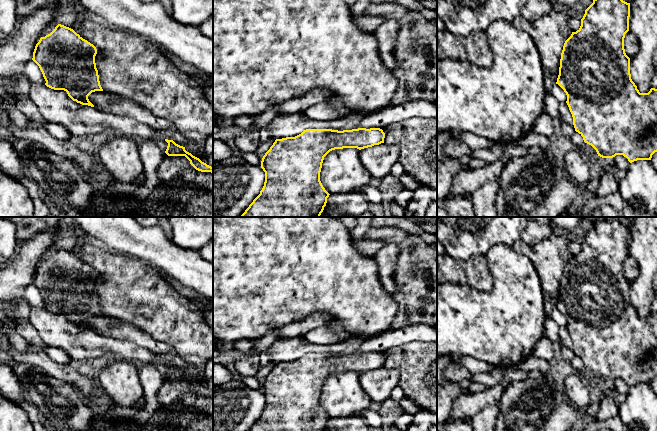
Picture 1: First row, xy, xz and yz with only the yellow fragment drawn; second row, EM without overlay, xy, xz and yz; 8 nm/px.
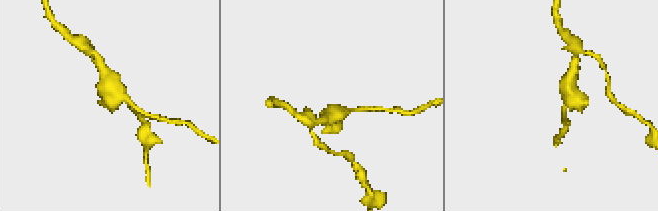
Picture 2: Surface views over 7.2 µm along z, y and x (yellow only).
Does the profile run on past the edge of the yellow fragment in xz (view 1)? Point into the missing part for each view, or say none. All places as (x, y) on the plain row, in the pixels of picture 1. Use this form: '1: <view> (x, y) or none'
1: none

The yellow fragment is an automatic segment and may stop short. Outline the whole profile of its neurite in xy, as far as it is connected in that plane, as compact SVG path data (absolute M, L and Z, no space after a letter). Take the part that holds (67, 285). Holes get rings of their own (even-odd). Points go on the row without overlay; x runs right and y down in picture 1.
M58 248L36 268L32 284L39 290L45 309L64 314L77 327L94 331L88 320L103 315L96 292L96 271L73 253Z

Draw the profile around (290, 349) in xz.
M351 336L348 340L331 345L317 345L308 342L304 337L277 339L266 352L270 355L271 362L282 363L295 361L306 353L332 353L352 354L362 352L360 345L368 340L366 336Z

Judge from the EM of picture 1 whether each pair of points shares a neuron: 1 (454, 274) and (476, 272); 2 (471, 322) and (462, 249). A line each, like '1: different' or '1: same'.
1: same
2: different

